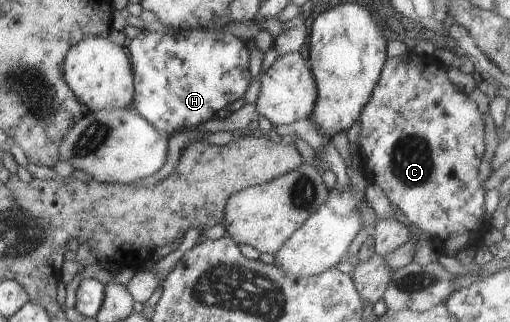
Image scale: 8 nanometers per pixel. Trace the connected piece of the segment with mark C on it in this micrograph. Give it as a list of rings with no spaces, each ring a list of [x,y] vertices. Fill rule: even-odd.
[[[408,50],[403,56],[397,56],[397,58],[388,58],[387,62],[385,62],[385,66],[383,66],[381,78],[379,78],[367,105],[361,112],[361,132],[359,132],[357,144],[360,147],[358,159],[361,162],[361,169],[366,173],[370,182],[377,184],[377,186],[383,190],[385,196],[389,198],[389,202],[405,214],[410,225],[417,226],[419,230],[427,232],[431,239],[435,236],[435,238],[443,240],[445,246],[447,246],[445,255],[456,257],[461,250],[482,243],[484,236],[491,233],[493,227],[489,220],[483,218],[483,203],[487,190],[485,190],[478,177],[479,167],[485,154],[484,116],[481,115],[477,104],[475,104],[467,94],[459,92],[459,90],[449,82],[447,72],[448,67],[437,62],[433,56],[421,54],[416,50]]]

